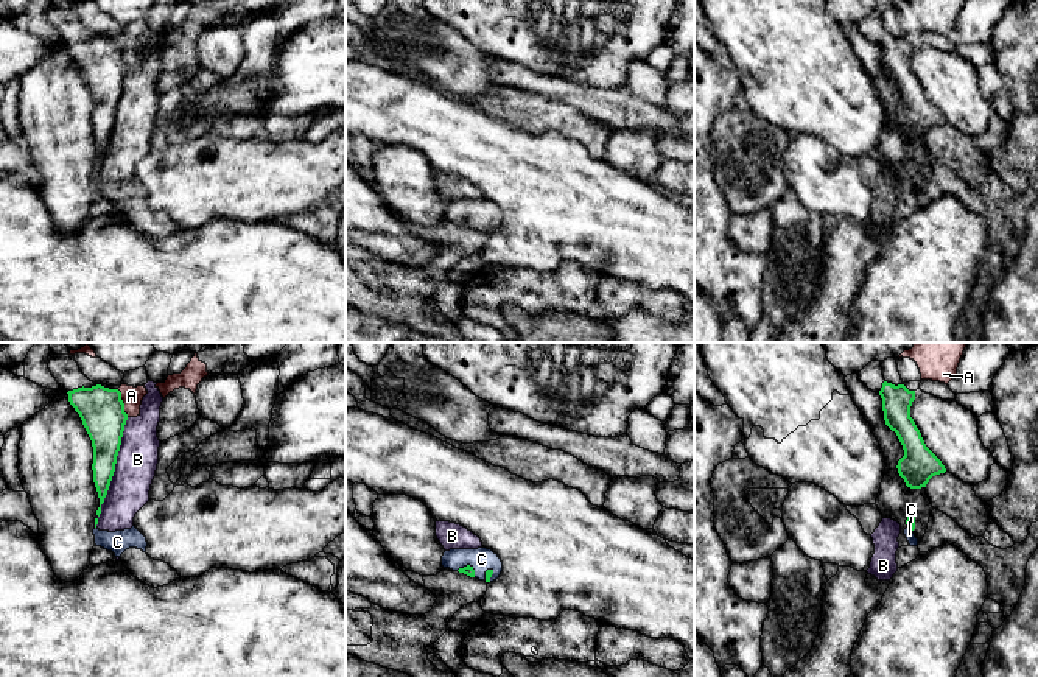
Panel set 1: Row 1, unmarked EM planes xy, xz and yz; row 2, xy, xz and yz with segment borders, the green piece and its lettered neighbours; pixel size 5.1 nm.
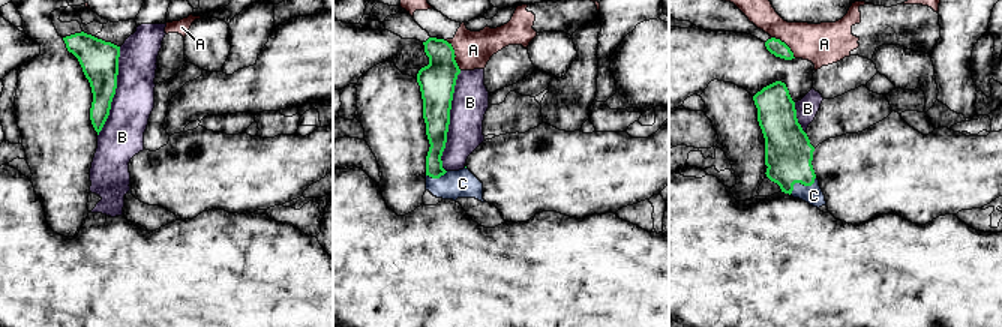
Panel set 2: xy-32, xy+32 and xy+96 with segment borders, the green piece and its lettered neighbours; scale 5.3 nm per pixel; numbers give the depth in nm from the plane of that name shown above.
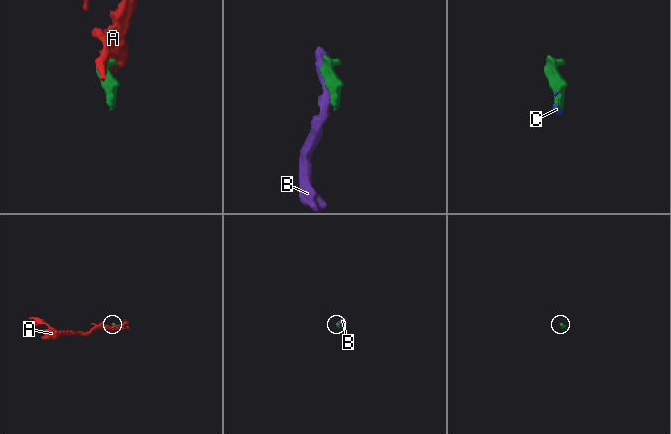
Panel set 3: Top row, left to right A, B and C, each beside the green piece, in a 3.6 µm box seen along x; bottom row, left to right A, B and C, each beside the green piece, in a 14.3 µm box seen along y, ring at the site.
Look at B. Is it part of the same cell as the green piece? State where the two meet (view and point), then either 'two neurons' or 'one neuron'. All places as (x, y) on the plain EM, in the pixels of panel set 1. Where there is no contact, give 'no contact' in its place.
xy (114, 122) | two neurons

